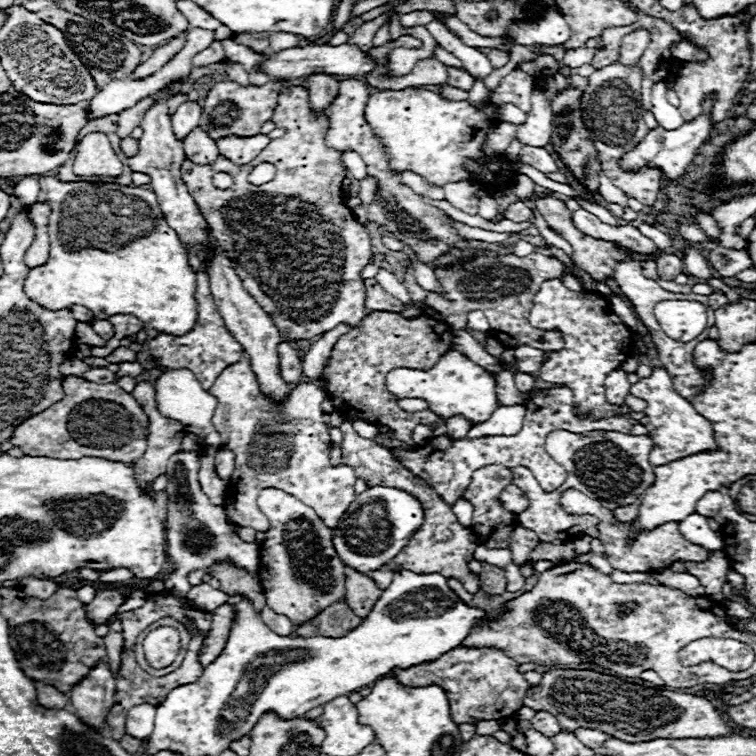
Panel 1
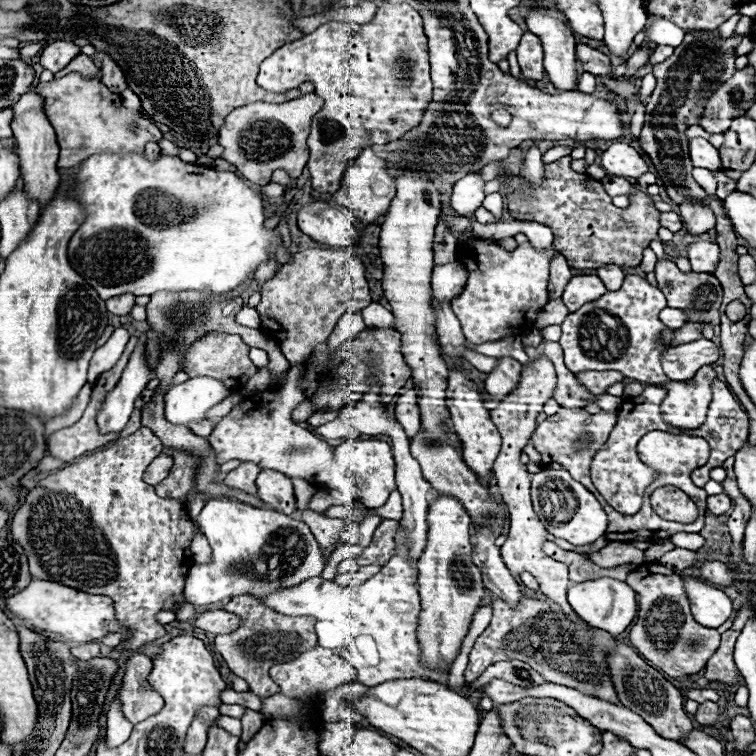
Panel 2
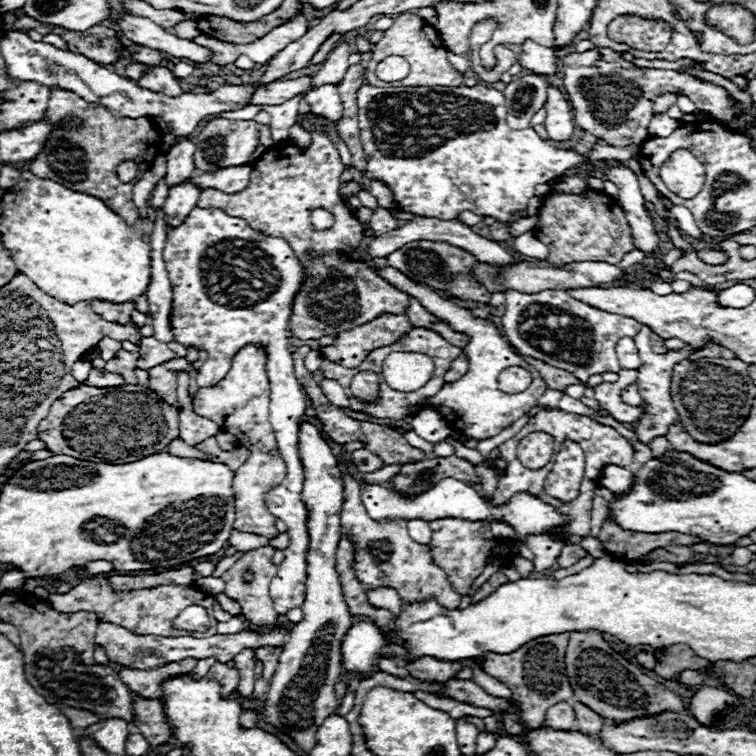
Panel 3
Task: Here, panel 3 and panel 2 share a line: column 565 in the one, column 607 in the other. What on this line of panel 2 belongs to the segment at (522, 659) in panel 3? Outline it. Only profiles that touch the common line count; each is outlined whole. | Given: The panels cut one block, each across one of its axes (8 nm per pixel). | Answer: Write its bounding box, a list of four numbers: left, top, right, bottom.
[464,596,618,704]

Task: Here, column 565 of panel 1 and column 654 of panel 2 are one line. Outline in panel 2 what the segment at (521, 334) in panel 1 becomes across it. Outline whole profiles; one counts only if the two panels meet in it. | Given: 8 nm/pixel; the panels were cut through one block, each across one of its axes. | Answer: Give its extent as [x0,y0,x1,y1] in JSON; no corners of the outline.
[654,260,722,326]

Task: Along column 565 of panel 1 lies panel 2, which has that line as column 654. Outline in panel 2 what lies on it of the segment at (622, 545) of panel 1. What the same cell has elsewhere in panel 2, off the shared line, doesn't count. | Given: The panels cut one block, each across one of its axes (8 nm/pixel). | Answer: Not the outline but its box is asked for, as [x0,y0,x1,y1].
[652,488,698,522]

